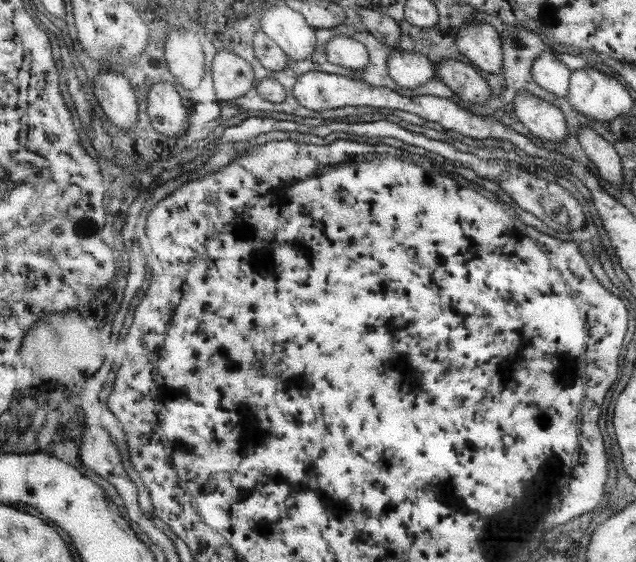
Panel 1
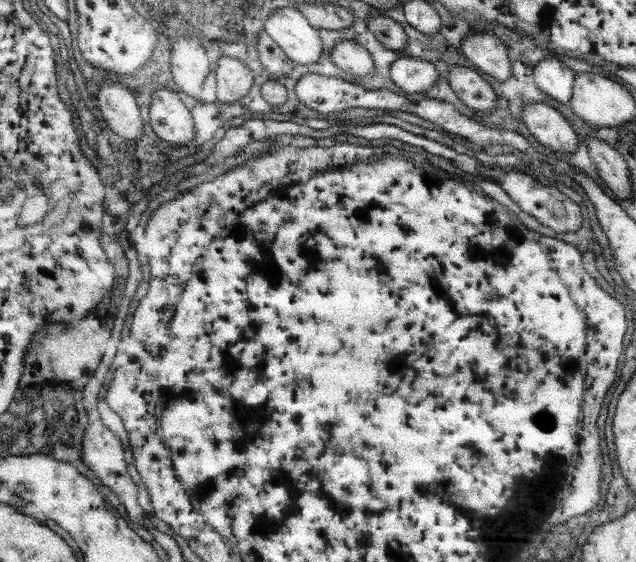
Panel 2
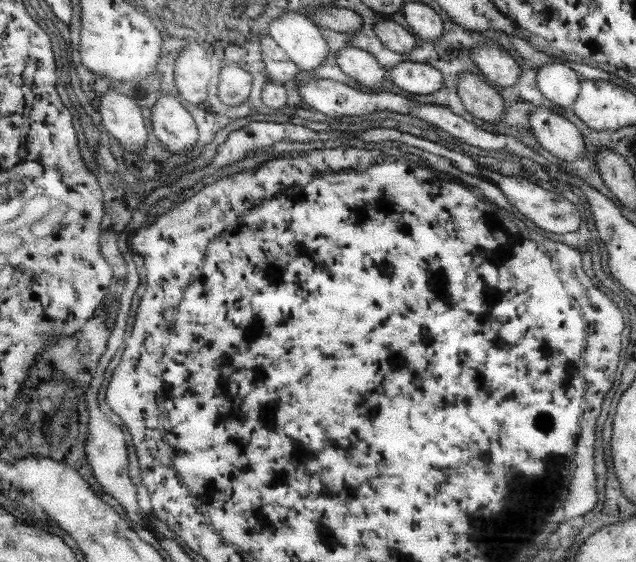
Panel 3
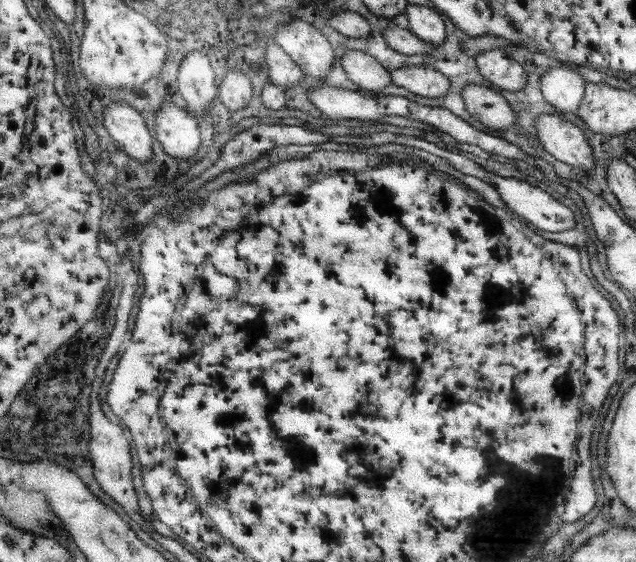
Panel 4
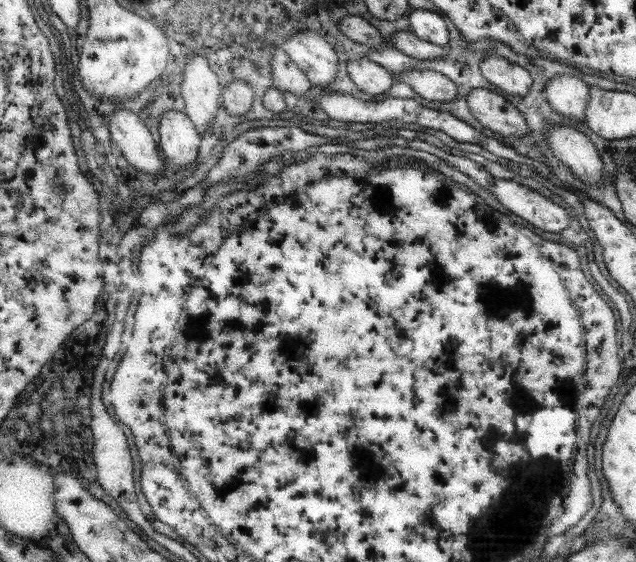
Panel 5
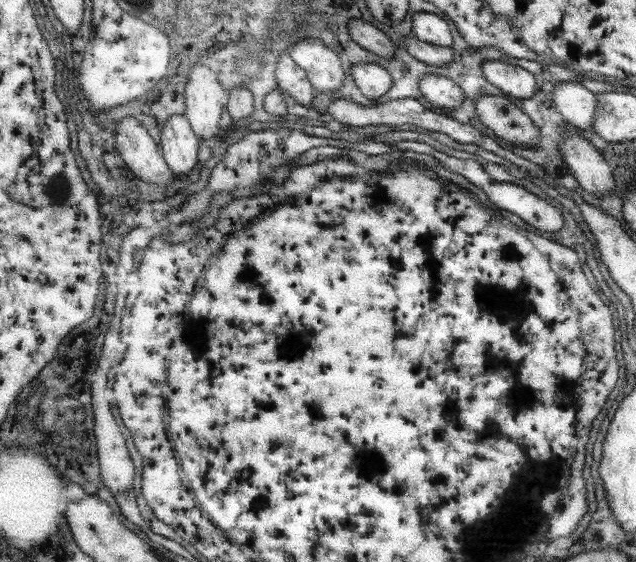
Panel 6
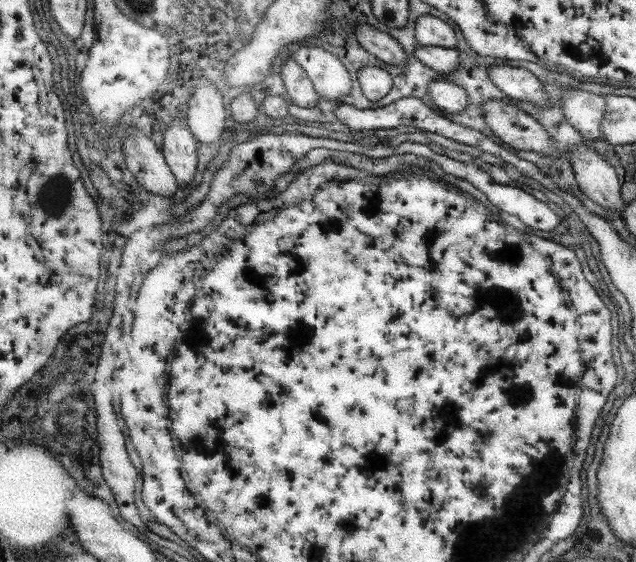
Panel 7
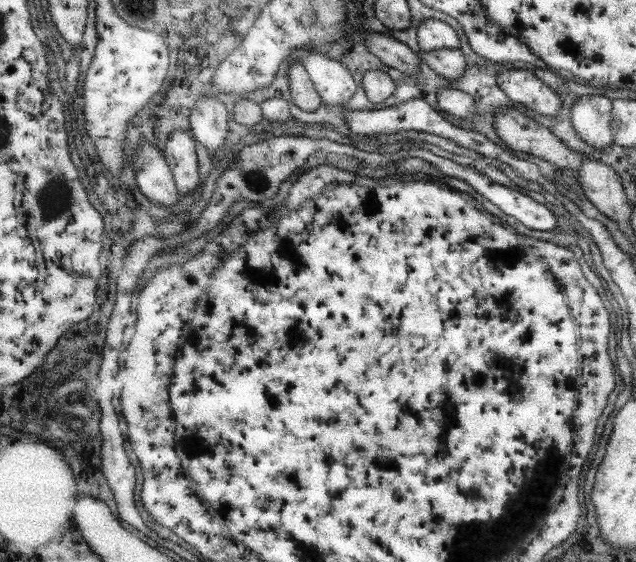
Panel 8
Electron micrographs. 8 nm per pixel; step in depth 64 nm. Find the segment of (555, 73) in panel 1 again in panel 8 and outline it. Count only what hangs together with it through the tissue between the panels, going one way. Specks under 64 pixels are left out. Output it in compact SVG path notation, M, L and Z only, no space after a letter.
M602 94L578 96L570 110L570 120L578 136L594 148L612 144L612 99Z

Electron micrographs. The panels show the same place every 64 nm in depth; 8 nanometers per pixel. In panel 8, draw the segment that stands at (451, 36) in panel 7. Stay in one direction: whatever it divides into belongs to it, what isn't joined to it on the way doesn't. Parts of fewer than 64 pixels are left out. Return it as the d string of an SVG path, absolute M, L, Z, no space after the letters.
M438 19L424 20L418 30L421 52L433 52L441 49L460 49L460 40L454 28Z

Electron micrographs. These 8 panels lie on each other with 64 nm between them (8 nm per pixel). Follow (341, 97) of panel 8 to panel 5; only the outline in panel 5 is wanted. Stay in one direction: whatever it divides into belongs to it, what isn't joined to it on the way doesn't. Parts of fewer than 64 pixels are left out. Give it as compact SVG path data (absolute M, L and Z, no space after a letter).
M299 30L288 36L283 50L306 73L313 85L327 86L336 80L338 74L338 55L315 30Z

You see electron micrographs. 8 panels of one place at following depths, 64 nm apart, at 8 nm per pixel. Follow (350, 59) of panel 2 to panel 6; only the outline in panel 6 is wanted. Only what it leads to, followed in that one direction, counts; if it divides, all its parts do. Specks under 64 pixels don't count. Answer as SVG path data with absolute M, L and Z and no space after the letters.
M354 64L352 77L360 92L369 99L380 100L392 88L393 80L383 66L377 64Z

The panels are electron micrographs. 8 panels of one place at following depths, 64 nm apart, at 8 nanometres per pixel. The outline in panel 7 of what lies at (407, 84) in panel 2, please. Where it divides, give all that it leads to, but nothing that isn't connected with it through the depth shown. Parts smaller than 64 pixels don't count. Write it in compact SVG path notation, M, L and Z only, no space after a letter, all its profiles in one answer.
M443 77L430 82L426 89L437 109L450 114L458 114L469 106L467 92Z

